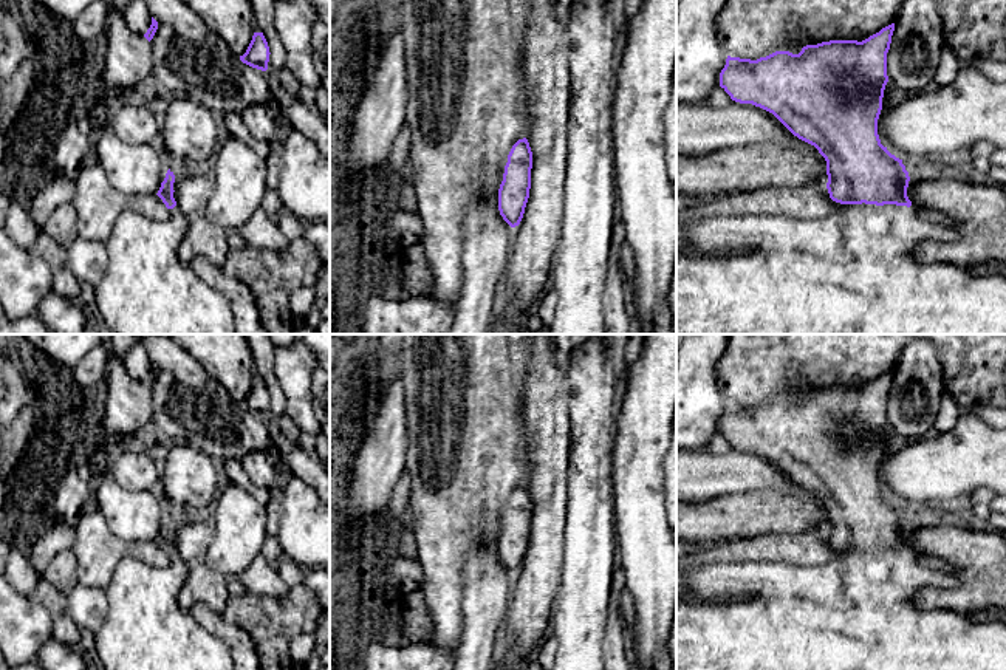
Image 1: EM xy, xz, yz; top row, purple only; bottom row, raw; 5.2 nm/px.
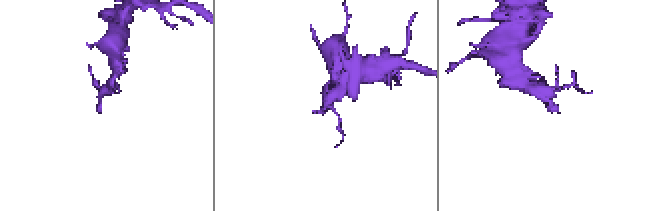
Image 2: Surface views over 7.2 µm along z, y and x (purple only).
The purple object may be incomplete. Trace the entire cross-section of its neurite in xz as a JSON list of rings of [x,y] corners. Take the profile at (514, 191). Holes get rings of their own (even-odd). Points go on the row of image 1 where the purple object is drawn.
[[[467,0],[486,20],[489,9],[503,9],[511,28],[511,46],[520,77],[526,82],[529,125],[505,166],[498,189],[498,210],[511,226],[528,215],[556,215],[556,235],[562,232],[562,207],[566,175],[566,130],[570,122],[571,76],[570,50],[559,60],[531,60],[526,45],[515,43],[509,0]]]

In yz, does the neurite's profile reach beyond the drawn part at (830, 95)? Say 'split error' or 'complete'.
split error

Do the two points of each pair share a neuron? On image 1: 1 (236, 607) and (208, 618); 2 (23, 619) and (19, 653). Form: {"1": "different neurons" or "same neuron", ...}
{"1": "different neurons", "2": "same neuron"}

